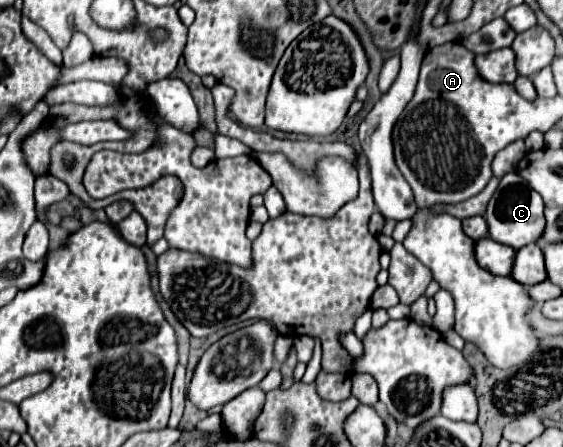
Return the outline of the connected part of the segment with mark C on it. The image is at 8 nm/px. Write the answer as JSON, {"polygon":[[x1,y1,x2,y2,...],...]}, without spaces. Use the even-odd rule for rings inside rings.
{"polygon":[[515,171,507,173,501,181,499,187,495,189,495,195,491,197,487,205,487,227,489,227,489,237,497,243,511,245,513,249,521,249,529,243,535,243,545,227,545,217,543,217,543,199,537,191,533,191,525,179,521,179]]}

